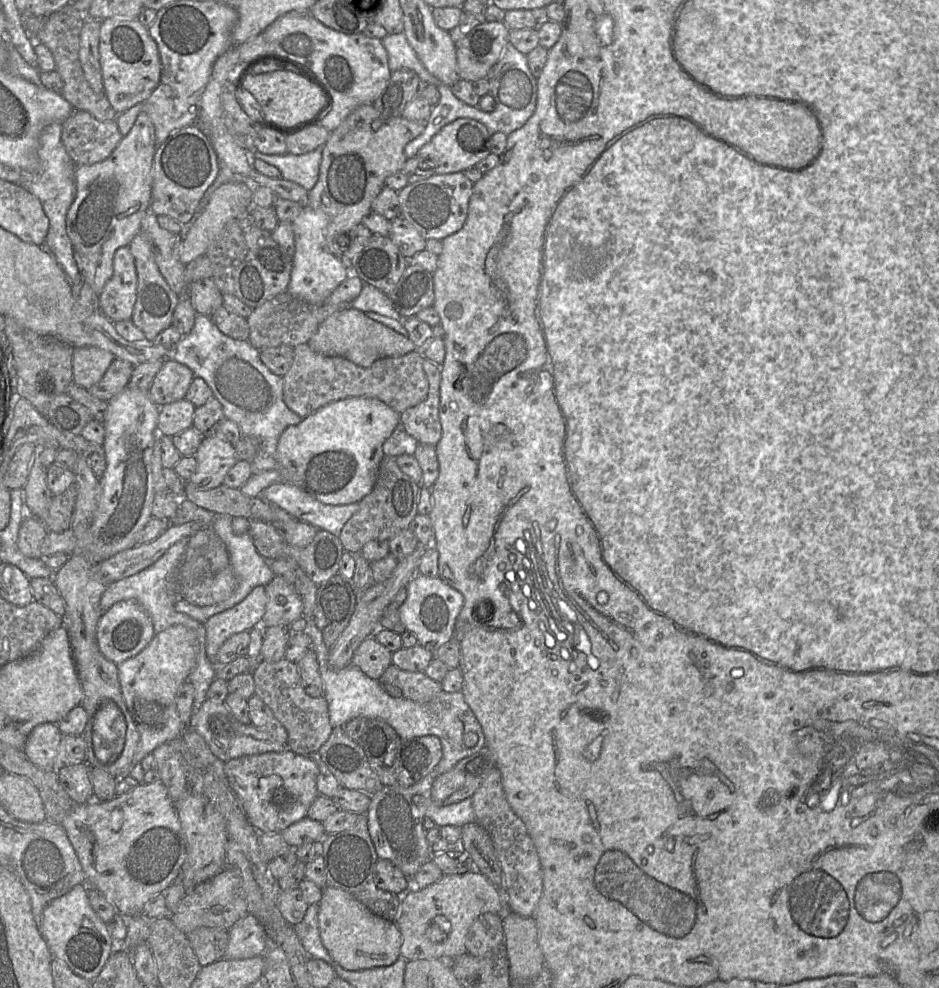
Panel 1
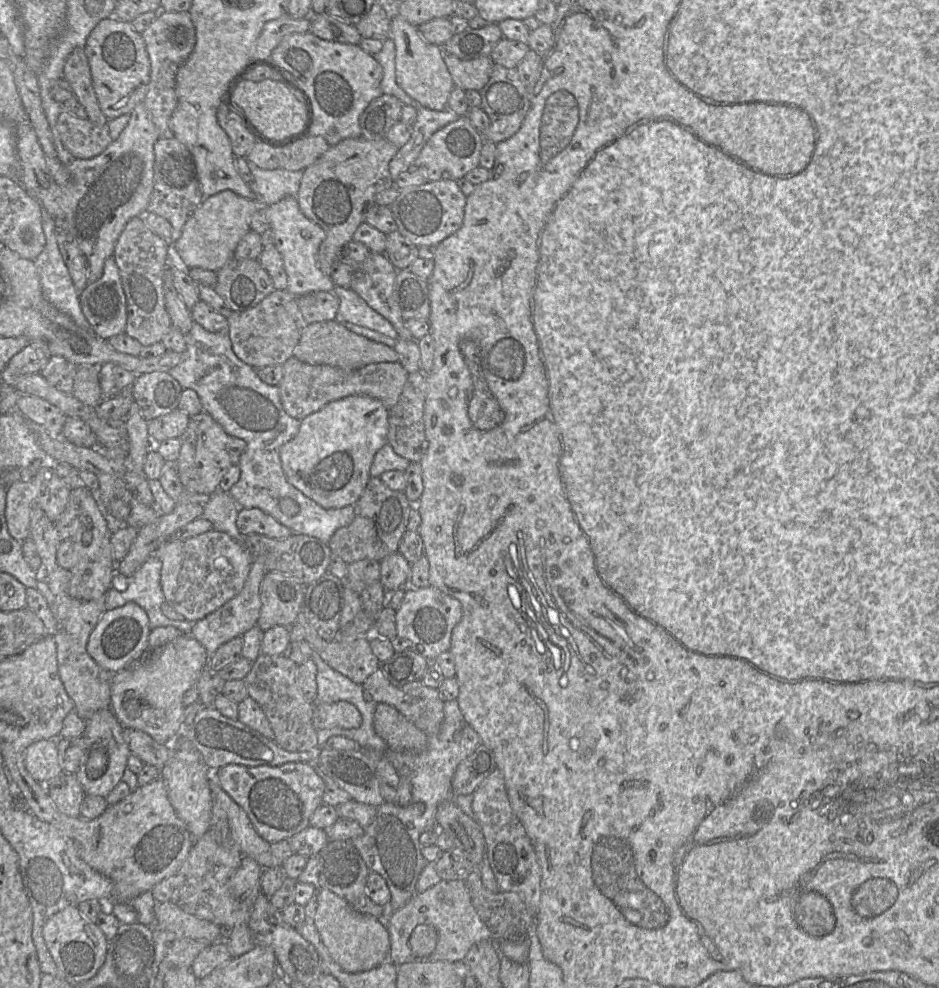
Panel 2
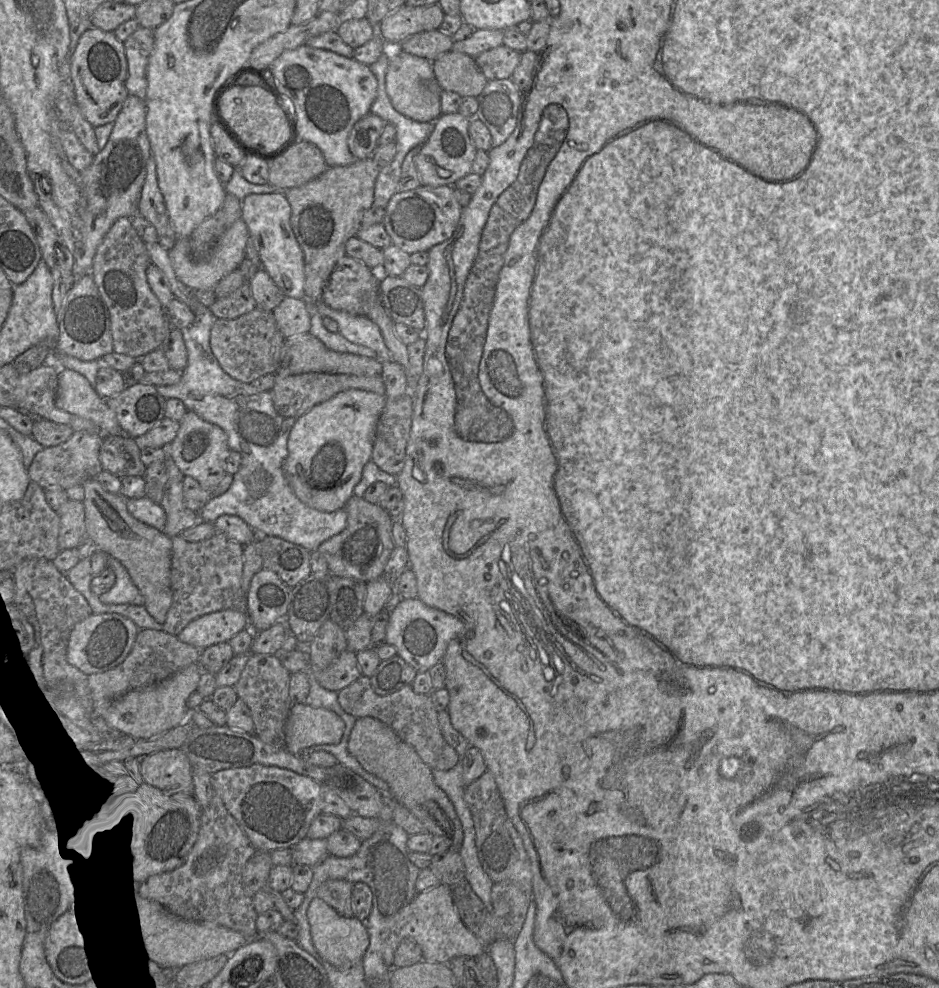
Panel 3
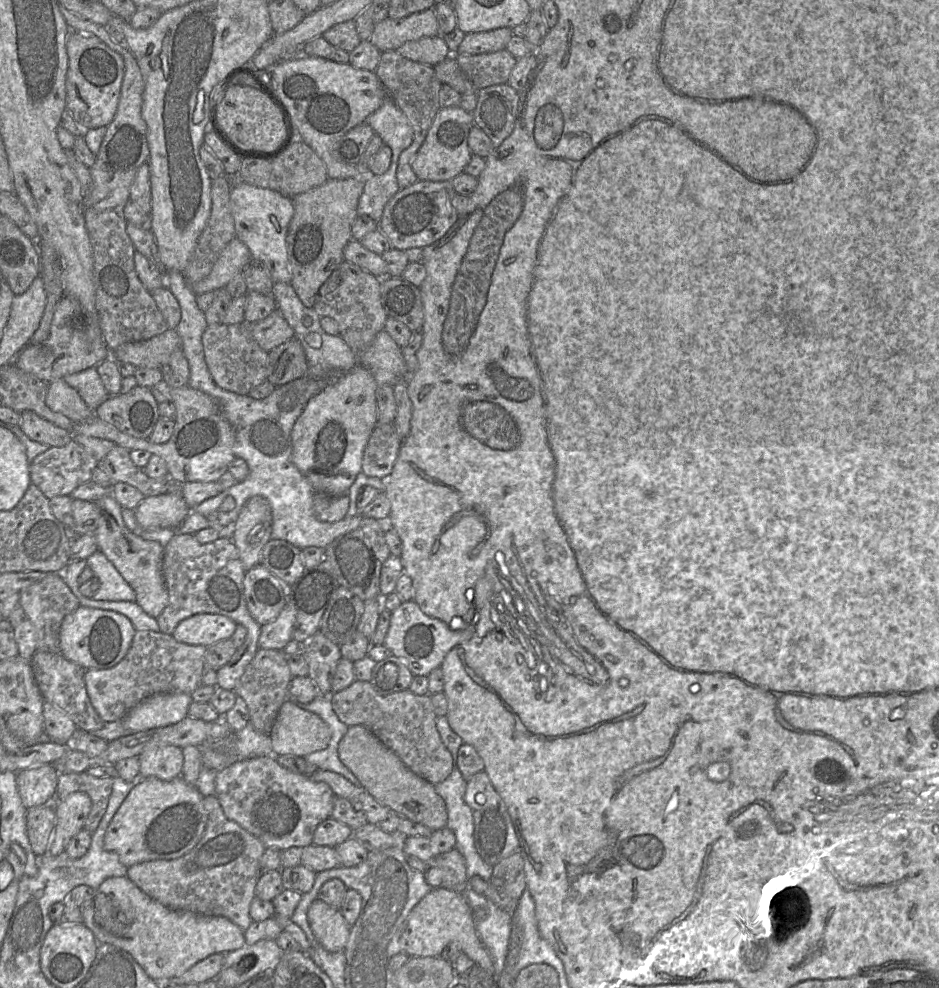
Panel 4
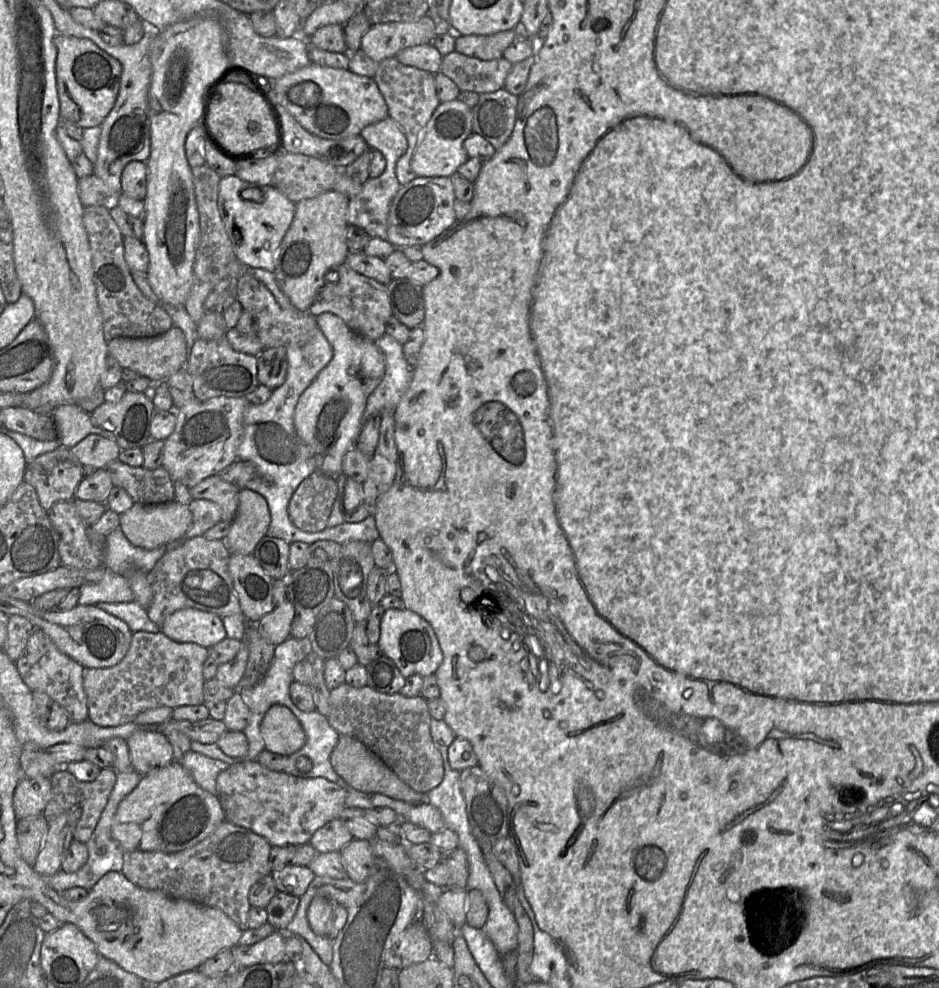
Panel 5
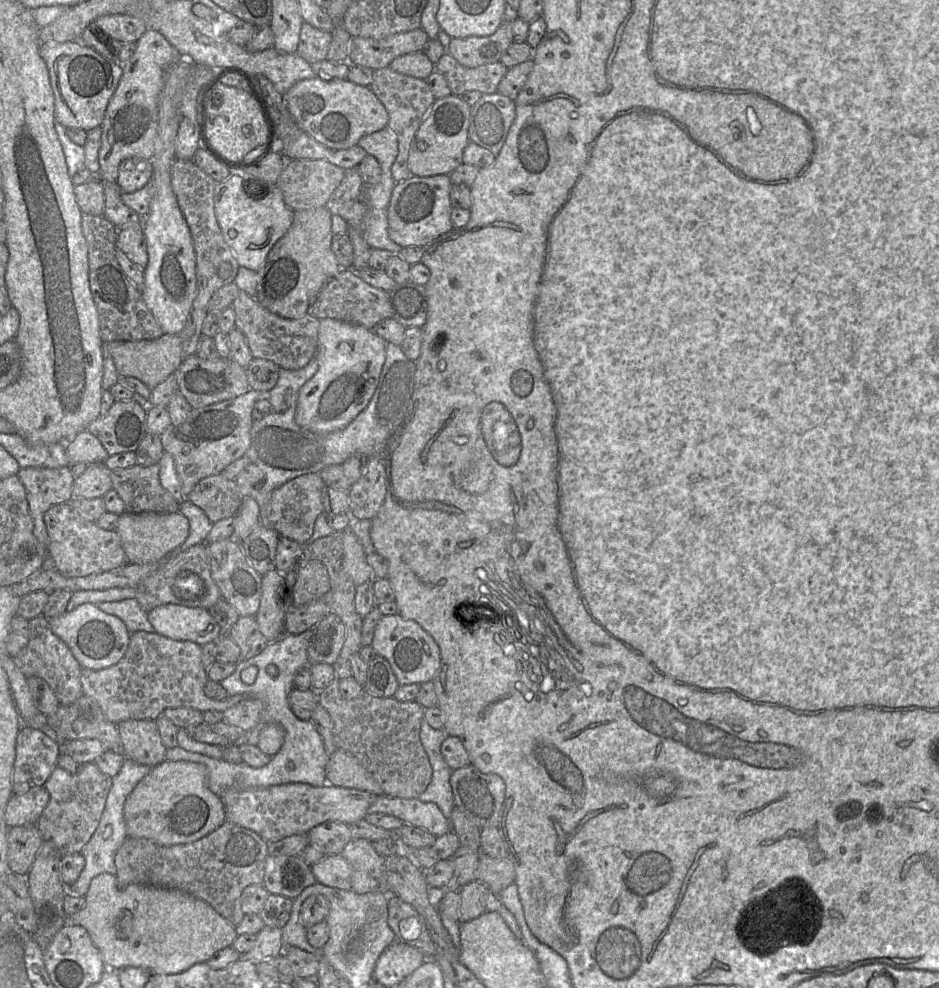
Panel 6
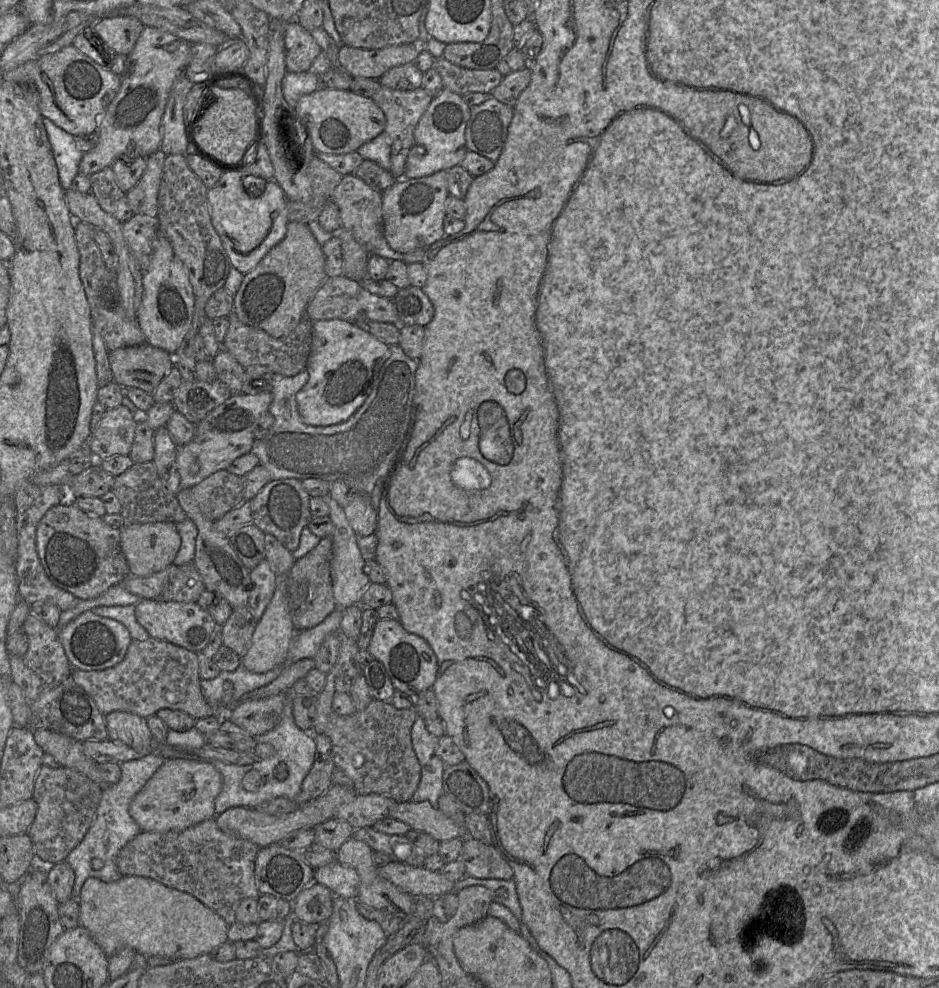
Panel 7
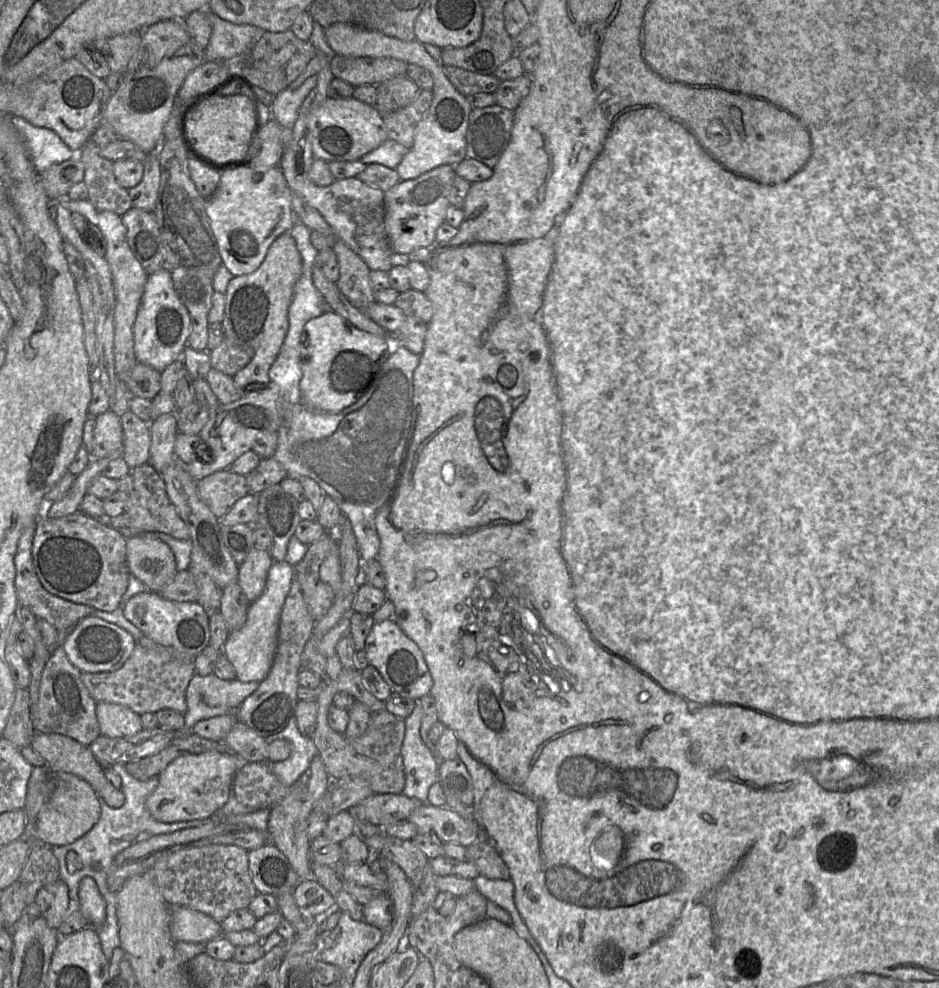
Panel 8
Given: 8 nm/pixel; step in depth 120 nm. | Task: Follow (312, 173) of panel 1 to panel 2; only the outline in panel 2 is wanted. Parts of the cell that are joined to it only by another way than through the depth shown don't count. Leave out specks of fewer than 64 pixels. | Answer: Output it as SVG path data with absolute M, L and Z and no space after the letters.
M248 160L247 163L254 176L250 182L251 190L259 204L270 205L287 196L296 197L303 170L289 171L281 167L265 170Z

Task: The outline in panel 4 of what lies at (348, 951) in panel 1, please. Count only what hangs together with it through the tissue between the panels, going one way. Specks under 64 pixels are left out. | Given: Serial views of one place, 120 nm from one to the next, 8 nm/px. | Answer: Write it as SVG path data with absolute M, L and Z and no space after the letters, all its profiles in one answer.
M315 899L307 912L309 926L317 942L328 952L343 951L350 928L340 910Z

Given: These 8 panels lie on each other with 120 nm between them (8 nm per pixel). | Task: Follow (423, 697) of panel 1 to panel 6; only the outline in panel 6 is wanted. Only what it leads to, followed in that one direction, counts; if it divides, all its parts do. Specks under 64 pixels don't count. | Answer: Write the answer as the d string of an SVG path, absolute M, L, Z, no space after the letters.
M339 679L318 692L318 704L327 710L332 721L337 749L355 756L382 789L382 795L418 798L432 779L432 767L420 741L420 726L425 708L416 701L402 702L394 697L379 698L366 692L350 700L342 698Z

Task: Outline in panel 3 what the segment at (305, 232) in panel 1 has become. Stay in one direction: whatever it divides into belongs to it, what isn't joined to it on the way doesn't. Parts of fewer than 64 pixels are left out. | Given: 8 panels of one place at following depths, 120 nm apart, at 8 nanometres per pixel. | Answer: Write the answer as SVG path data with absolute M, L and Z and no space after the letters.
M285 191L250 194L241 202L241 217L249 235L259 239L260 260L285 297L301 299L305 295L304 254L293 232L291 205Z

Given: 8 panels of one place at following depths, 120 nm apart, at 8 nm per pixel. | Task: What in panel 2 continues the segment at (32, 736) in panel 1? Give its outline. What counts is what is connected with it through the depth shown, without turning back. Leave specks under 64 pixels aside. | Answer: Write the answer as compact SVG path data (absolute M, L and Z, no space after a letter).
M57 739L39 740L26 749L25 765L39 783L48 784L61 773Z

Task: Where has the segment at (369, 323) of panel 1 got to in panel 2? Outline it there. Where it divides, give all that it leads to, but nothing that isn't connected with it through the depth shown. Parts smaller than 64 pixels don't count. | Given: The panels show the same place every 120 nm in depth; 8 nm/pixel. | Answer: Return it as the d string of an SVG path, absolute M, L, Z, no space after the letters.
M338 321L317 322L305 326L293 351L293 357L310 365L328 365L350 371L370 364L399 361L399 355L394 348L358 335Z

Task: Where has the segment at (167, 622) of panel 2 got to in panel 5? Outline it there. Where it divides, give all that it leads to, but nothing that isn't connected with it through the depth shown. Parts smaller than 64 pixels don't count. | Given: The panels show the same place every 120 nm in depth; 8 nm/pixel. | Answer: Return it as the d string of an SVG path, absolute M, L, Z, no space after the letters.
M106 569L103 579L98 583L79 587L80 605L104 603L124 603L134 601L134 594L128 578Z

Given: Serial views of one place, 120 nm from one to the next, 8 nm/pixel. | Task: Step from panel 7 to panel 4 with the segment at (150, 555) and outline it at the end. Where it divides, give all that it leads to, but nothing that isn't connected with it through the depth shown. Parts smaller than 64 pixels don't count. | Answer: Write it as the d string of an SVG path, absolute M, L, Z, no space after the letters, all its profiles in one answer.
M177 488L169 492L145 497L134 509L136 520L142 529L177 528L191 509Z

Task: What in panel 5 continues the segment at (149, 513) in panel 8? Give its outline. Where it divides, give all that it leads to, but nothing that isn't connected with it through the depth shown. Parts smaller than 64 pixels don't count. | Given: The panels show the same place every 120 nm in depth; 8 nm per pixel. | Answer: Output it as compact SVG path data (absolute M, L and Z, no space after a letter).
M116 459L105 468L112 484L125 489L135 504L158 505L175 500L174 482L163 466L149 470Z

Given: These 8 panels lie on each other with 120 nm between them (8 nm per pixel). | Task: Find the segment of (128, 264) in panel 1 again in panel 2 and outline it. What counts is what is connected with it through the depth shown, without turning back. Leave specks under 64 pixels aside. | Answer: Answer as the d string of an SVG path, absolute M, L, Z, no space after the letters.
M112 255L106 259L100 278L87 284L79 293L79 303L84 317L99 338L109 340L124 333L126 296Z

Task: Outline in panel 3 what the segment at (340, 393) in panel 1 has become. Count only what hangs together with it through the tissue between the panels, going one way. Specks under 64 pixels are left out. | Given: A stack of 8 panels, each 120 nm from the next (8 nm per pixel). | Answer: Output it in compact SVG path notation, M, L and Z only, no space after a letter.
M280 370L277 373L274 387L270 392L272 394L275 409L280 415L283 417L299 418L317 404L327 401L336 394L350 389L361 389L383 396L386 395L386 386L380 375L357 376L320 372L290 375L286 370Z

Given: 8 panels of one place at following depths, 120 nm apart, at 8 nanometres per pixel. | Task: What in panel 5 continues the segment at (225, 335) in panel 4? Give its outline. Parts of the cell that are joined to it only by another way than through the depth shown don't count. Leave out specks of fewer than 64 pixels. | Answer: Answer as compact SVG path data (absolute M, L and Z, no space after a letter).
M225 338L217 340L198 339L193 345L185 365L193 385L194 397L204 401L211 398L246 397L260 385L257 378L258 358L235 351Z

